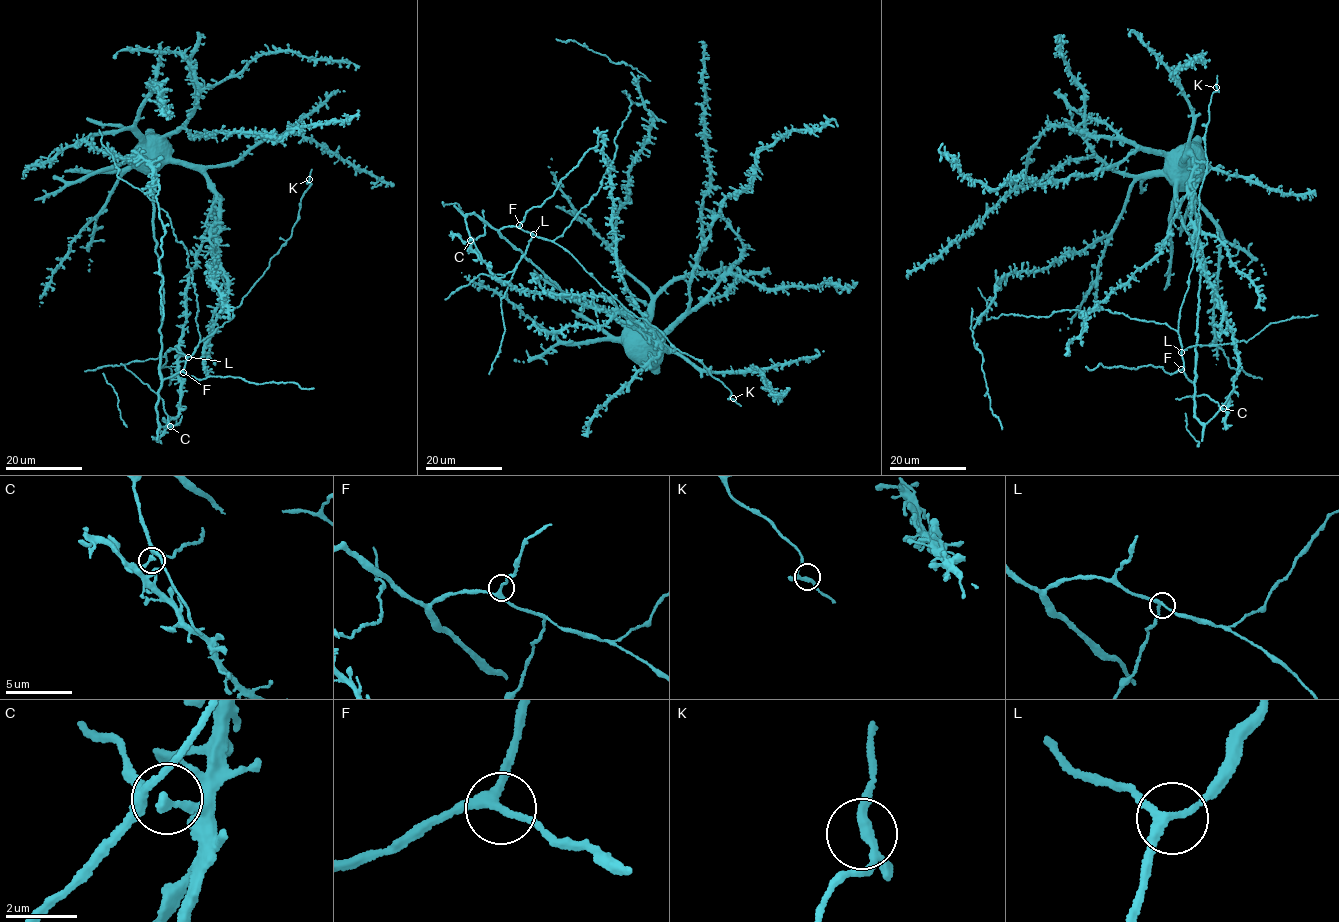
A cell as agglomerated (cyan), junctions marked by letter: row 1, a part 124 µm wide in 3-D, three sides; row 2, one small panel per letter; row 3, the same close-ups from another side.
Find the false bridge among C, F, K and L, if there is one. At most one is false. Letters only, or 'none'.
none

